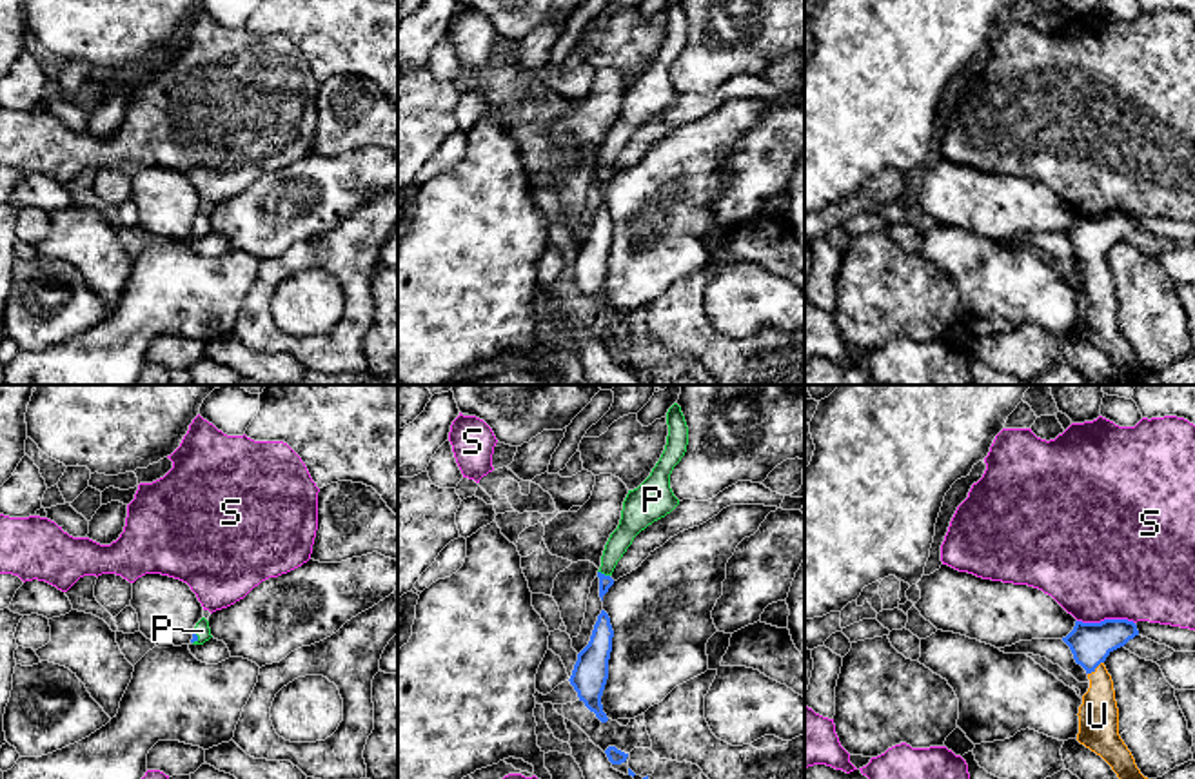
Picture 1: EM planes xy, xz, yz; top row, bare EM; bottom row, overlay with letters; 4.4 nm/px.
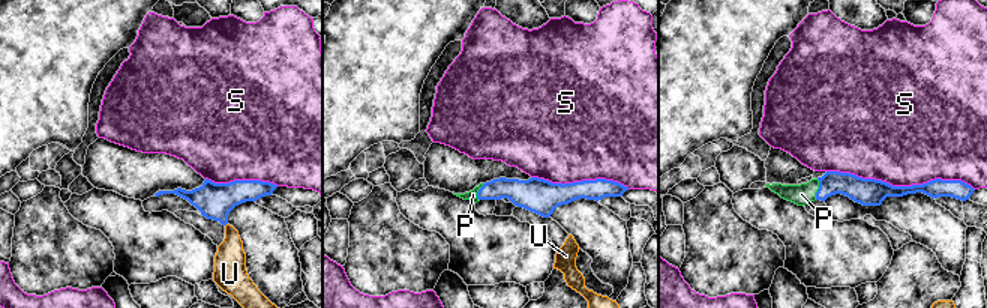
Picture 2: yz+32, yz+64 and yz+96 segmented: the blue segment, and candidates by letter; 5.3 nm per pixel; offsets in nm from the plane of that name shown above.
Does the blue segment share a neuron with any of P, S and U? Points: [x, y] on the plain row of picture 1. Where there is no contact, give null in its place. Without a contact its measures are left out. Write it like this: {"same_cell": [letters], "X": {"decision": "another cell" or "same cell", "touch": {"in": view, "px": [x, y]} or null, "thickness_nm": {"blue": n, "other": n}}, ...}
{"same_cell": ["P", "U"], "P": {"decision": "same cell", "touch": {"in": "xz", "px": [603, 167]}, "thickness_nm": {"blue": 60, "other": 100}}, "S": {"decision": "another cell", "touch": {"in": "yz", "px": [1106, 213]}, "thickness_nm": {"blue": 190, "other": 500}}, "U": {"decision": "same cell", "touch": {"in": "yz", "px": [1096, 260]}, "thickness_nm": {"blue": 190, "other": 180}}}

